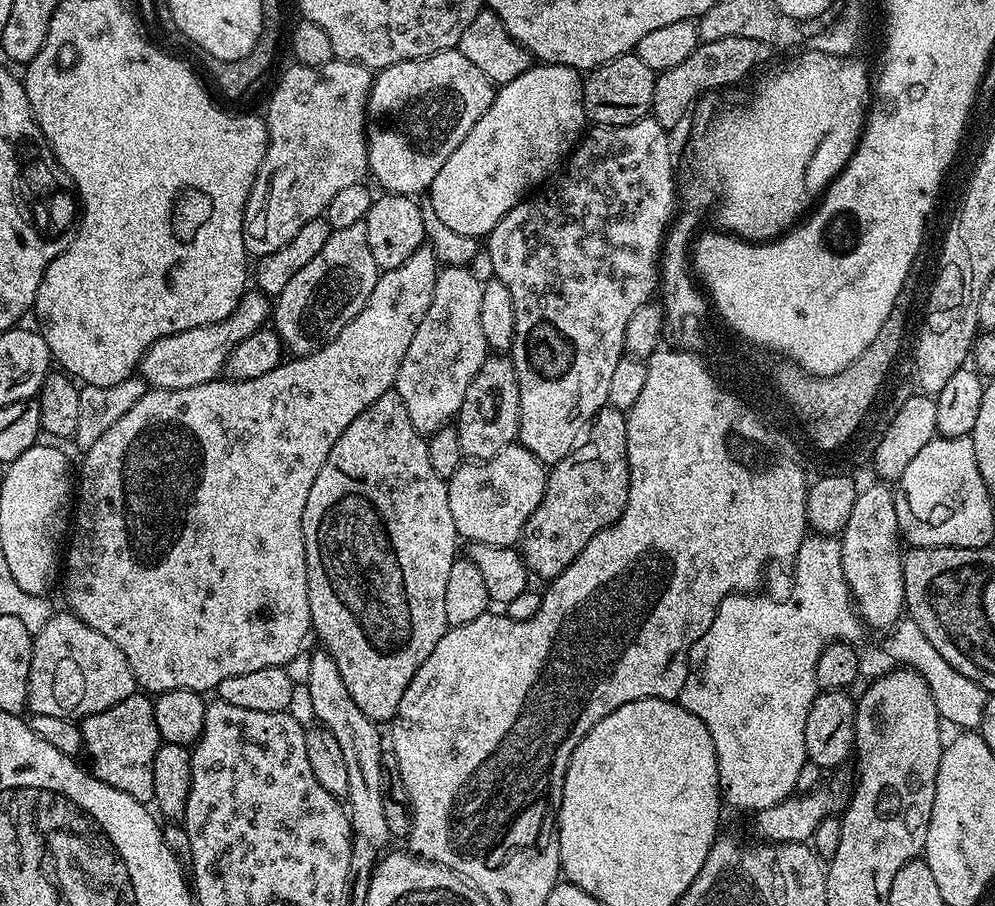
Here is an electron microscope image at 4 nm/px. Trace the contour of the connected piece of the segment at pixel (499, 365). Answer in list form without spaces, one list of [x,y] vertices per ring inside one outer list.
[[[489,354],[461,396],[464,397],[461,400],[459,397],[458,411],[454,416],[454,434],[458,438],[461,457],[472,462],[489,460],[506,446],[517,443],[520,435],[520,391],[516,371],[507,355]]]

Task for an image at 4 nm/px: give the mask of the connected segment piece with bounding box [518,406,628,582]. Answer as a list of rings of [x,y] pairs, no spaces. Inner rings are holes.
[[[605,406],[572,452],[551,465],[544,497],[534,514],[530,514],[518,548],[529,573],[533,577],[541,576],[544,582],[563,574],[578,558],[586,542],[622,514],[627,497],[628,417],[619,408]]]

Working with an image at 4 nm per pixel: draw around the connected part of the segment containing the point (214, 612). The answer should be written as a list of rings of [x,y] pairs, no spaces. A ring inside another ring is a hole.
[[[425,246],[414,250],[414,254],[410,254],[410,258],[406,258],[406,262],[402,262],[402,266],[381,271],[380,277],[376,280],[374,290],[370,290],[368,305],[349,324],[342,326],[342,330],[333,340],[323,344],[316,352],[311,352],[309,356],[285,359],[274,370],[262,374],[262,378],[250,378],[249,380],[217,378],[206,382],[202,386],[190,386],[186,390],[166,390],[165,388],[149,387],[147,390],[141,391],[138,402],[134,402],[134,406],[130,406],[130,410],[126,410],[126,414],[122,414],[122,418],[118,418],[118,422],[114,422],[114,426],[110,426],[110,430],[106,430],[106,434],[102,434],[102,438],[98,438],[98,442],[94,442],[94,446],[90,446],[83,453],[84,465],[81,468],[79,465],[78,468],[78,495],[74,500],[74,519],[70,524],[70,539],[66,544],[66,555],[62,560],[64,596],[68,599],[67,607],[78,619],[86,622],[86,626],[106,634],[106,638],[110,638],[110,642],[114,642],[114,646],[118,646],[118,650],[122,650],[122,654],[126,654],[126,662],[130,662],[130,670],[134,674],[136,683],[145,693],[159,694],[185,688],[191,692],[208,694],[208,692],[211,693],[216,689],[226,678],[234,678],[234,674],[250,674],[250,670],[282,668],[301,655],[303,648],[300,647],[303,646],[304,639],[310,636],[312,626],[310,598],[308,597],[308,575],[306,574],[306,550],[304,549],[304,535],[302,534],[302,510],[306,506],[306,498],[310,494],[310,486],[314,486],[314,478],[318,478],[318,470],[322,470],[322,462],[326,462],[326,454],[330,454],[334,442],[338,442],[338,438],[342,438],[342,430],[346,430],[346,426],[350,426],[350,422],[354,422],[354,418],[358,414],[362,414],[362,410],[366,410],[366,406],[378,402],[378,398],[382,398],[382,394],[395,389],[398,370],[402,366],[402,358],[406,358],[406,350],[410,350],[410,342],[414,342],[414,334],[417,332],[422,318],[426,317],[426,310],[430,310],[430,302],[434,298],[437,275],[438,261],[432,247]]]

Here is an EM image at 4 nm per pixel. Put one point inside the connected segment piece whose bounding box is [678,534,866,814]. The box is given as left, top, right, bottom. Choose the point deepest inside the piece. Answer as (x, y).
(751, 678)

